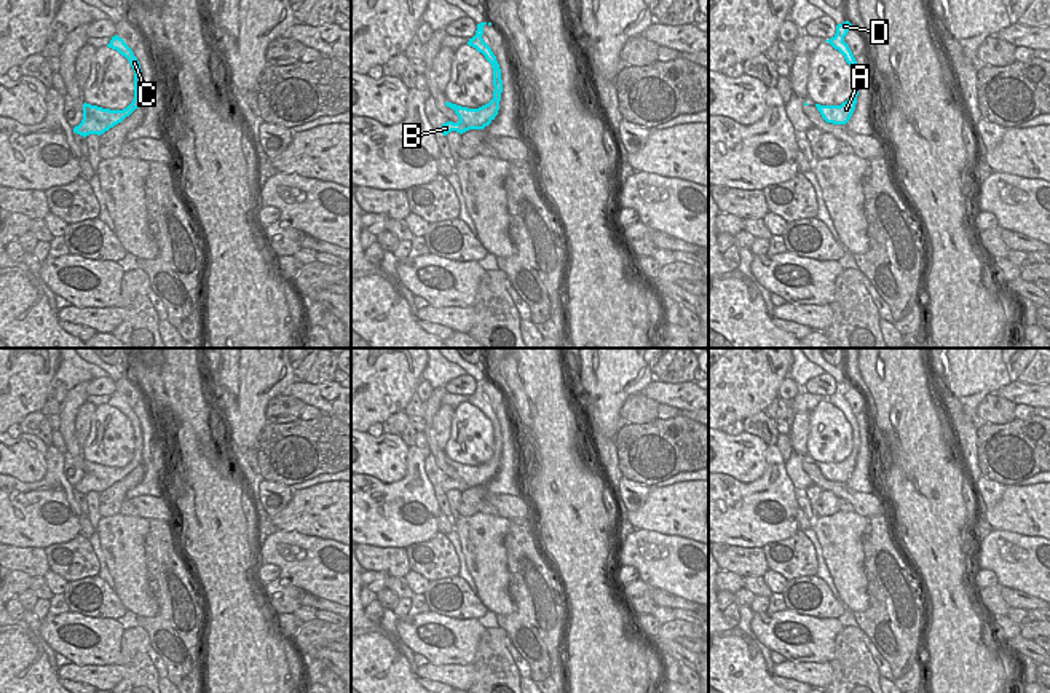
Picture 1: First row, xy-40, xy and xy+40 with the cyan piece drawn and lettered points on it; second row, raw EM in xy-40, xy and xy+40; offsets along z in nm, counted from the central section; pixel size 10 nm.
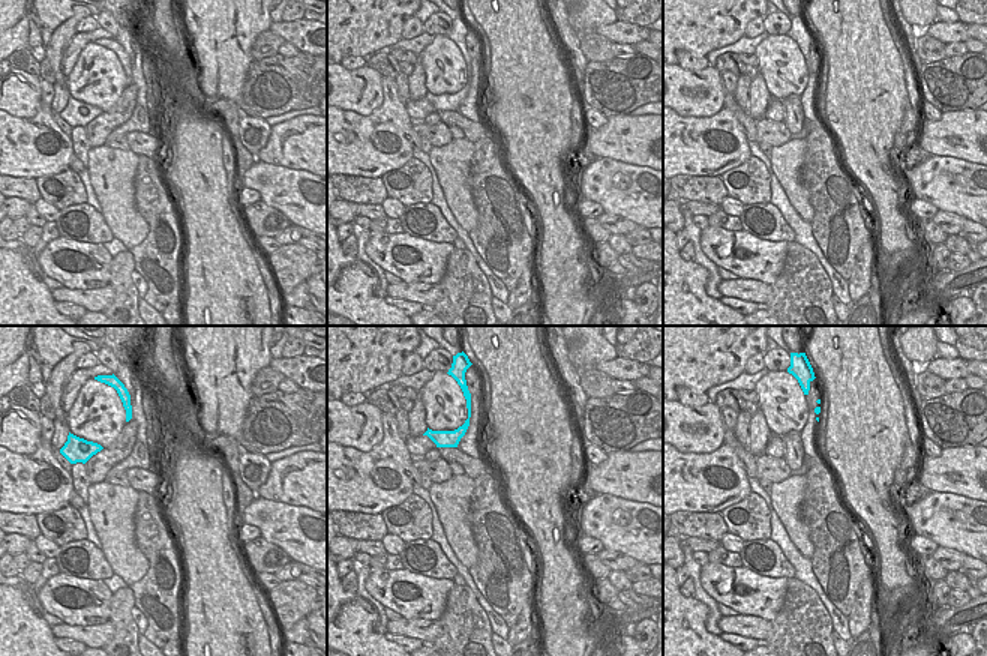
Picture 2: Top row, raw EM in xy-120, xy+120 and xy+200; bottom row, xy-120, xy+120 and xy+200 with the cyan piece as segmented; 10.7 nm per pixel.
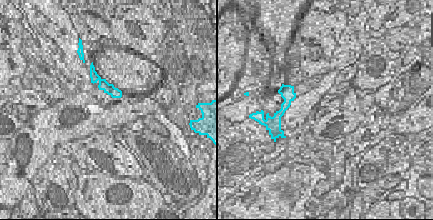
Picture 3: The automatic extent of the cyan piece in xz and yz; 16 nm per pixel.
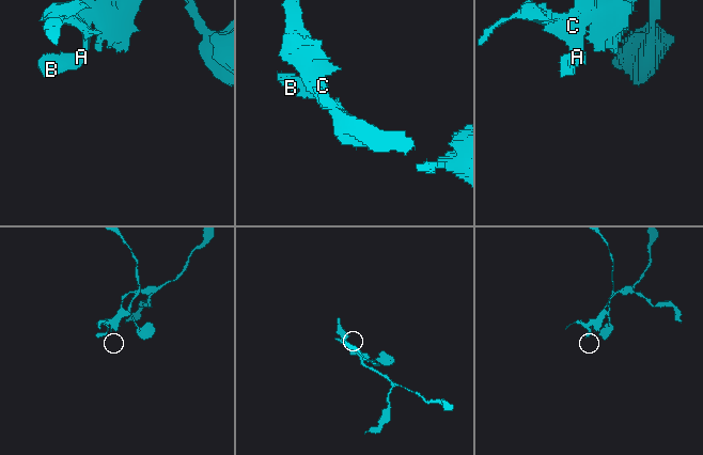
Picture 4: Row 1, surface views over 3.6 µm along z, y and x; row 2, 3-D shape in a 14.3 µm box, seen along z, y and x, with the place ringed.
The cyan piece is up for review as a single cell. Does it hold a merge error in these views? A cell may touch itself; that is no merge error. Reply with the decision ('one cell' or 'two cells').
one cell

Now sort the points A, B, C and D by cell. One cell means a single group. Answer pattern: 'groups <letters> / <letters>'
groups A B C D

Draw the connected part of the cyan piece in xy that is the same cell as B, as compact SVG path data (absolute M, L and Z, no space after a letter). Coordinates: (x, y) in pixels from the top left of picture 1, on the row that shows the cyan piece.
M487 22L477 24L476 35L472 38L469 38L468 45L476 48L479 53L482 53L485 56L485 59L491 64L493 86L495 86L493 99L479 109L468 109L468 107L461 107L461 105L452 104L452 102L445 102L447 107L455 110L460 121L458 123L453 123L453 121L444 123L440 126L440 133L444 136L447 136L452 131L463 134L469 129L484 129L498 115L501 93L503 93L503 80L501 80L501 69L496 61L496 56L493 54L491 48L482 38L485 24Z

